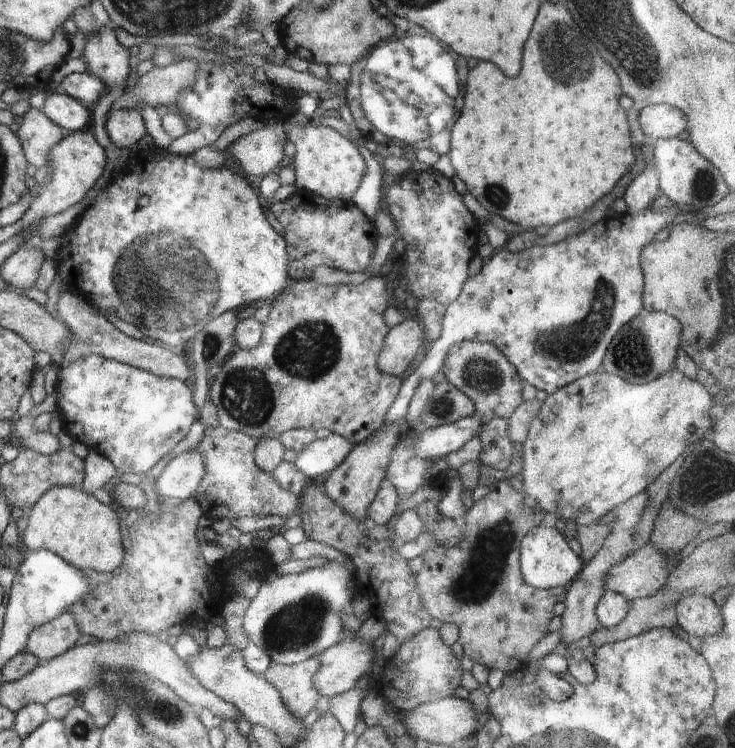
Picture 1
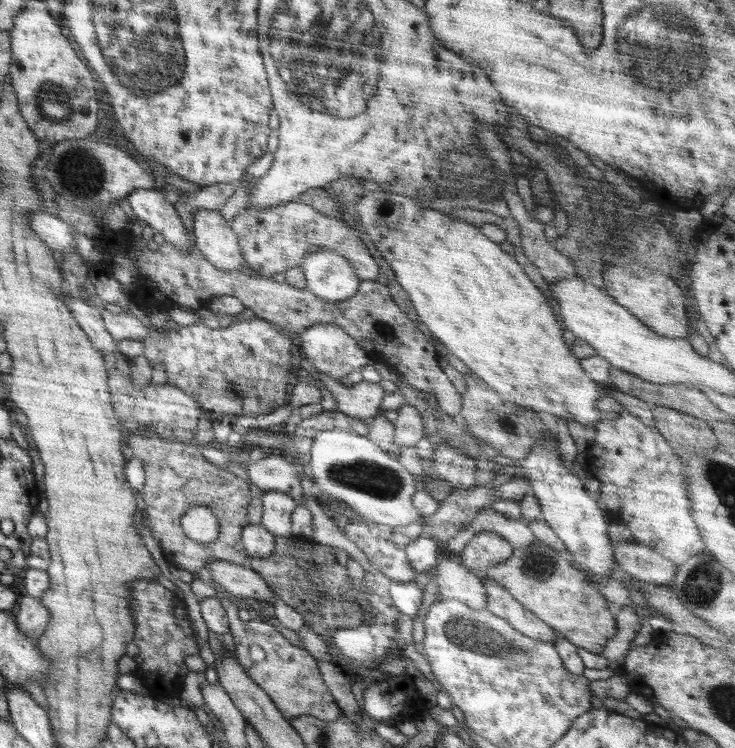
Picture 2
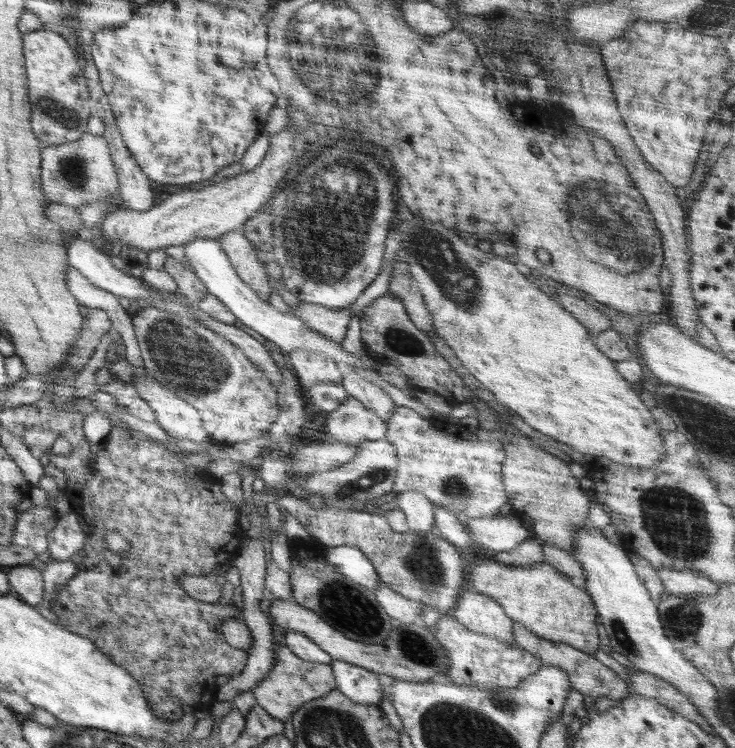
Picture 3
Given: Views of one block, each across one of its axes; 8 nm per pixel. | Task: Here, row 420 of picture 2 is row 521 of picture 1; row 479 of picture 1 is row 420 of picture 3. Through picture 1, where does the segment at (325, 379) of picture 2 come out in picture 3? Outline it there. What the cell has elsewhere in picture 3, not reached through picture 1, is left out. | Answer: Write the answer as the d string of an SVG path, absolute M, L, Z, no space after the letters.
M352 396L329 412L324 424L324 432L330 434L334 441L345 444L381 440L386 437L387 431L387 421Z

